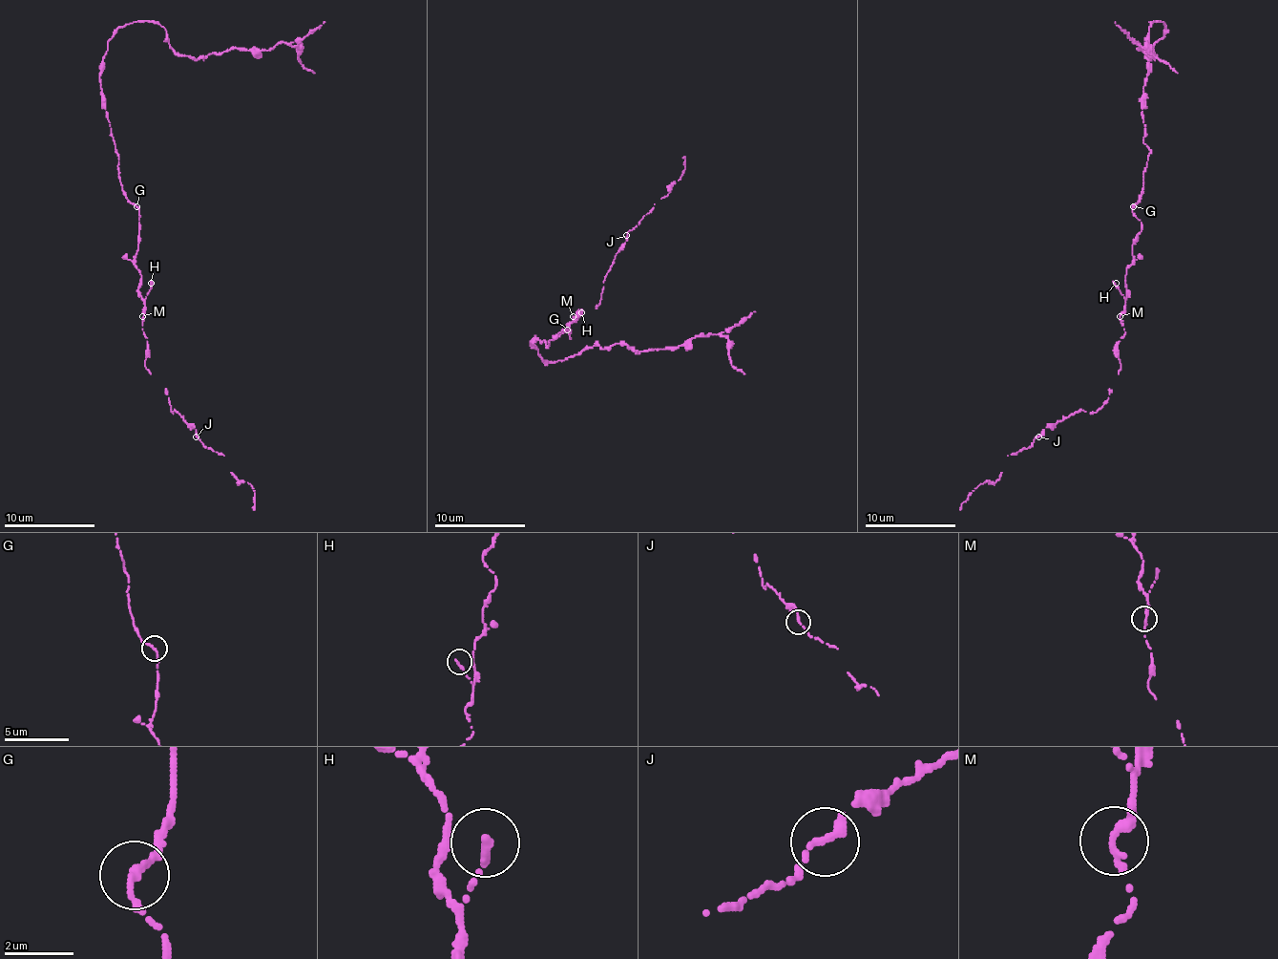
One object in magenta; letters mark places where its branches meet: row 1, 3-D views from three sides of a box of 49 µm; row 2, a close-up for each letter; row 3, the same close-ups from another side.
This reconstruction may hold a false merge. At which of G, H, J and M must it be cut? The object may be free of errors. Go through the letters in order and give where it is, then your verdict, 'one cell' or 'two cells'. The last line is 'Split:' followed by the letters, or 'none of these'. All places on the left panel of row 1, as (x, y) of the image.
G: at (136, 206); one cell
H: at (151, 283); one cell
J: at (196, 436); one cell
M: at (142, 316); one cell
Split: none of these

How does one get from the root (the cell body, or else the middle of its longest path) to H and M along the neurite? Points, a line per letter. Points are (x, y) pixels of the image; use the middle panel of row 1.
H: (561, 334), (570, 328), (570, 337), (565, 328), (570, 321), (568, 324), (576, 321), (581, 312)
M: (561, 334), (570, 328), (570, 337), (565, 328), (570, 321), (568, 324), (575, 321), (573, 316)

